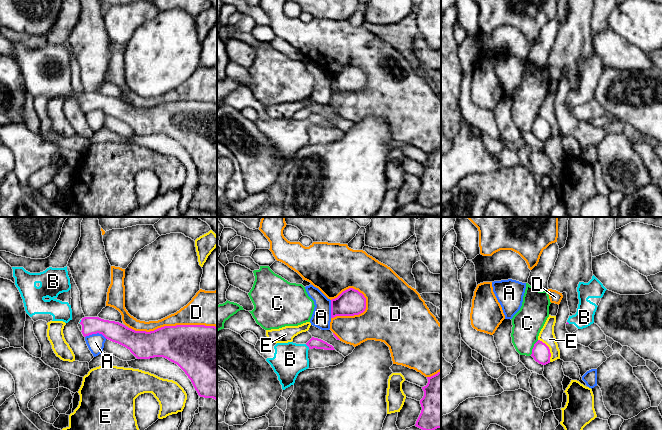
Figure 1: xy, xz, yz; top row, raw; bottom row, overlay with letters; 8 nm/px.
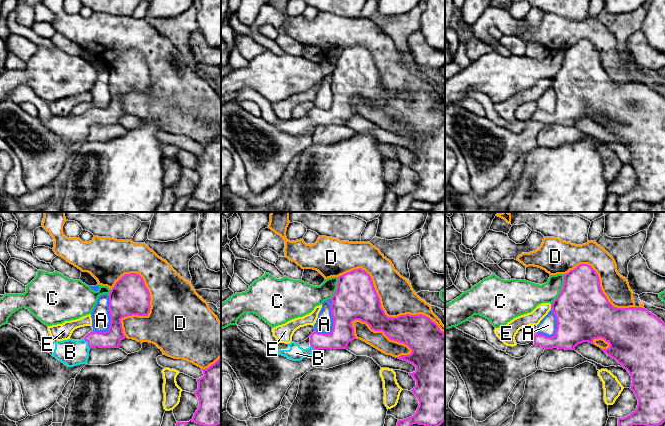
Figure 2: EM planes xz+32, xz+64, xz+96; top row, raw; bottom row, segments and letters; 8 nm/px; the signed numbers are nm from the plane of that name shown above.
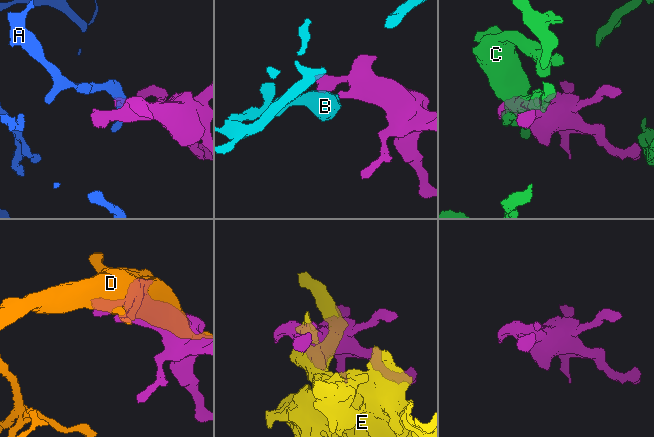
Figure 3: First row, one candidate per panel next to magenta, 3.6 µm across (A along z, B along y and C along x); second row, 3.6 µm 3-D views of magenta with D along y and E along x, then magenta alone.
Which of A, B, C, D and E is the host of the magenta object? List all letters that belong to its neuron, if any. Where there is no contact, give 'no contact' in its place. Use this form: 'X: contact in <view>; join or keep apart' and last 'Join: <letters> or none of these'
A: contact in xy; keep apart
B: contact in xz; join
C: contact in yz; keep apart
D: contact in xy; keep apart
E: contact in yz; keep apart
Join: B

